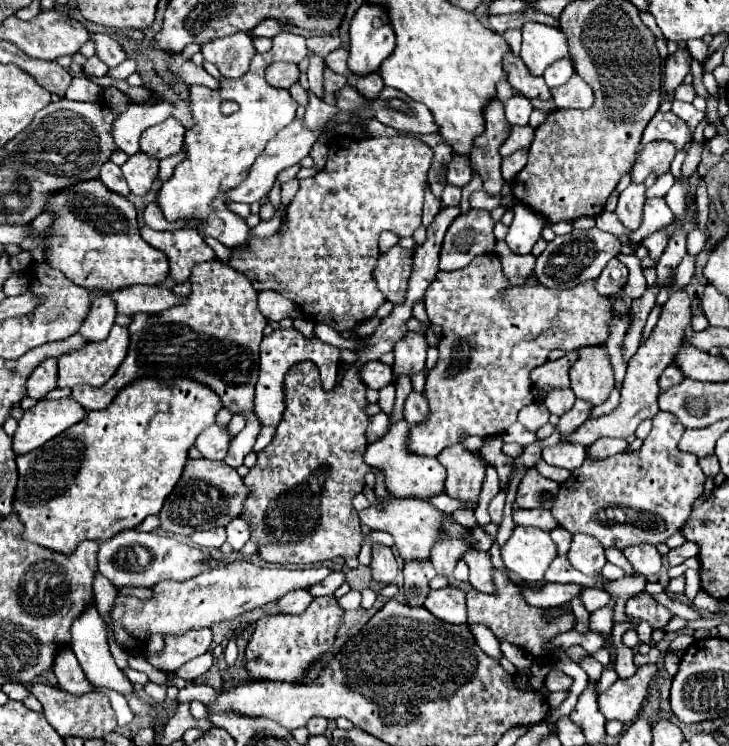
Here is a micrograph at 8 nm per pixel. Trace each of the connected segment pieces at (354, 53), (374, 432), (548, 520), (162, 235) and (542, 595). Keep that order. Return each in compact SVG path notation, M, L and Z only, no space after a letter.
M364 2L350 24L348 68L358 76L376 72L392 54L394 38L386 6Z
M384 412L372 416L370 424L368 424L368 444L380 440L380 436L386 432L386 428L388 428L388 416Z
M516 508L512 512L512 518L514 518L516 524L536 526L536 528L546 530L546 532L550 532L552 528L558 526L558 522L552 518L550 510L542 510L542 508L540 510L520 510L520 508Z
M148 226L140 230L142 238L154 246L156 250L164 252L170 262L170 278L180 284L188 280L192 266L200 262L212 262L216 260L214 250L204 242L200 234L192 228L182 228L182 230L166 230L166 232L156 232Z
M546 583L540 590L522 590L524 598L532 606L544 606L550 604L550 608L560 606L574 596L580 594L580 586L576 584Z

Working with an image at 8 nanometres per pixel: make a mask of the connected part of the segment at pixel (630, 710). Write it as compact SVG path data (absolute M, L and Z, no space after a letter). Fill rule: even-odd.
M642 664L634 676L620 678L606 692L602 692L598 696L598 706L606 720L620 720L622 724L632 722L642 706L642 700L646 698L648 686L656 672L656 664Z

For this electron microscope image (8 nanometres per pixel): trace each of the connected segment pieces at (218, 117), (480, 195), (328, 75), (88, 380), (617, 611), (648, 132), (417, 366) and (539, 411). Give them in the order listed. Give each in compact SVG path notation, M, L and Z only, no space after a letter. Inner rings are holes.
M280 32L272 38L272 48L264 54L252 58L250 70L238 78L222 78L218 90L206 86L190 88L190 108L194 114L194 126L186 130L186 148L188 158L176 166L170 180L166 180L158 192L156 204L164 212L168 222L190 222L198 220L198 230L204 236L220 240L228 248L242 246L248 238L250 228L244 218L228 210L226 194L236 188L246 176L256 156L262 154L268 140L274 138L284 126L296 118L298 104L290 98L288 90L276 90L264 80L264 70L276 60L302 60L308 52L306 38ZM224 100L234 100L240 104L236 114L222 114L220 106ZM204 218L208 222L204 222Z
M482 190L482 192L474 192L474 194L470 196L470 206L472 206L472 208L494 210L494 208L500 206L500 202L502 202L502 196L500 196L500 194L498 194L498 196L490 196L490 194L484 194L484 190Z
M326 66L326 68L324 68L324 90L326 90L324 102L326 102L326 104L334 104L334 94L336 94L336 90L340 90L344 84L346 84L346 78L340 76L340 74L336 74L336 72L332 72L332 70L328 70L328 66Z
M114 324L112 330L110 330L110 336L104 342L90 342L86 346L82 346L80 350L62 354L58 358L58 388L72 388L76 384L102 386L104 382L108 382L114 376L114 372L118 370L118 366L126 358L128 344L130 344L128 328Z
M643 575L624 576L618 580L604 580L604 590L612 596L616 596L616 608L614 608L614 622L624 622L626 620L626 612L624 612L624 604L630 596L634 596L636 592L642 592L647 580Z
M656 112L656 116L648 122L642 134L640 146L636 150L636 158L640 156L642 146L646 146L650 140L670 140L680 150L690 140L690 132L686 122L682 122L674 112Z
M408 332L404 340L400 340L394 348L394 356L396 362L392 366L394 376L414 376L418 372L424 370L424 360L426 360L426 336L424 334L416 334L416 332Z
M534 402L534 404L526 406L524 410L520 410L520 414L518 414L518 422L522 426L526 426L530 432L536 432L540 426L544 426L548 422L548 418L550 418L550 412L542 402Z

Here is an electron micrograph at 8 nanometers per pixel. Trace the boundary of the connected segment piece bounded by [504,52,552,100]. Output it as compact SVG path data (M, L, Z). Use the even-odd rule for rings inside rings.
M512 52L504 56L504 70L508 72L508 82L514 90L518 90L528 100L550 100L550 88L546 86L542 76L532 76L520 58Z

